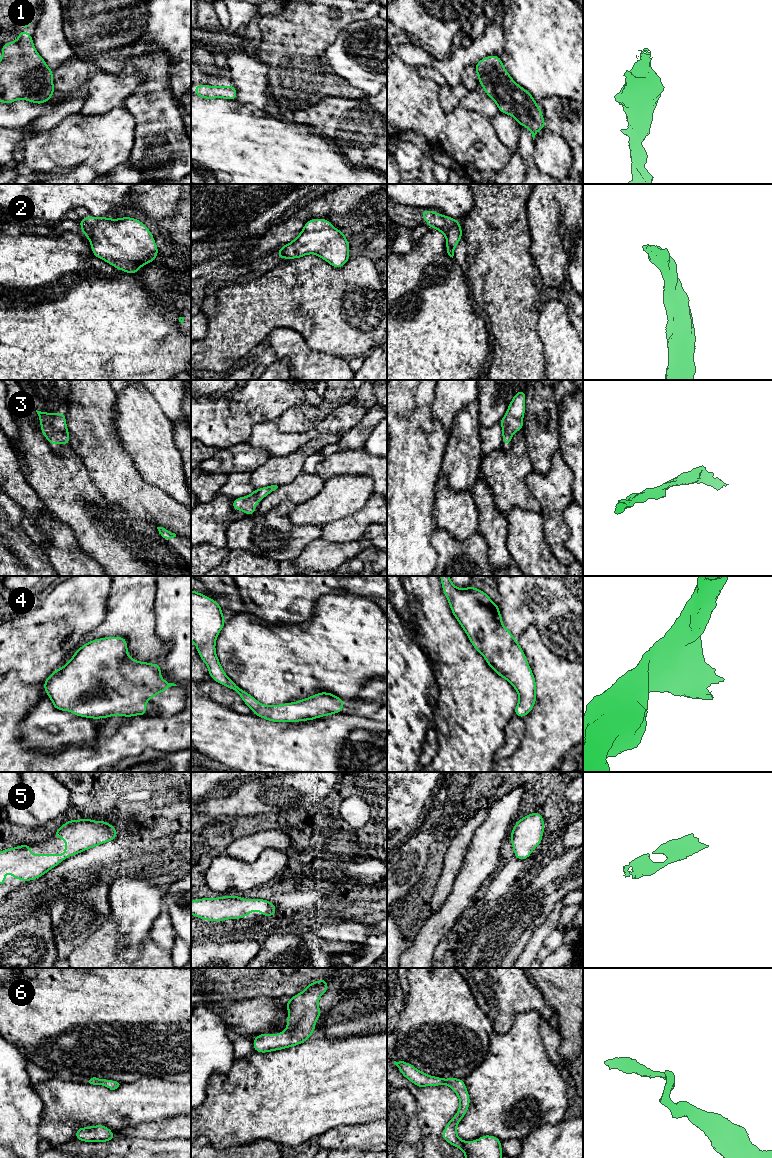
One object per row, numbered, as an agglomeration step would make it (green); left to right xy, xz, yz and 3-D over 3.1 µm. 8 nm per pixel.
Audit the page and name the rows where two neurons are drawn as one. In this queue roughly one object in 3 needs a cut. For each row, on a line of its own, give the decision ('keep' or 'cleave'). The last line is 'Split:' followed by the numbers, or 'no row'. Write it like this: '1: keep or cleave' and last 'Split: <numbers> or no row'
1: keep
2: keep
3: keep
4: keep
5: keep
6: keep
Split: no row

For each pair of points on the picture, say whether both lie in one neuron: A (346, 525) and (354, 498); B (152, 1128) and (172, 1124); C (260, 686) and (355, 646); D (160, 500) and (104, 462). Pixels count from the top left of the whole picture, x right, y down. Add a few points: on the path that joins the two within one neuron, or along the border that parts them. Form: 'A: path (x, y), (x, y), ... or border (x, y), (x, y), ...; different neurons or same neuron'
A: border (368, 500), (355, 512), (327, 523); different neurons
B: path (157, 1128), (167, 1128); same neuron
C: path (284, 669), (331, 652); same neuron
D: path (146, 500), (142, 500), (118, 476); same neuron

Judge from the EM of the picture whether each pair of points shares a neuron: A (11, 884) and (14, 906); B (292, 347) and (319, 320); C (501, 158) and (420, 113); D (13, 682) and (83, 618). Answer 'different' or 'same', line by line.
A: different
B: different
C: same
D: different

